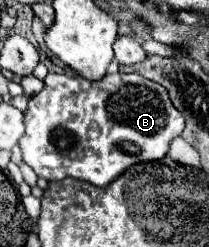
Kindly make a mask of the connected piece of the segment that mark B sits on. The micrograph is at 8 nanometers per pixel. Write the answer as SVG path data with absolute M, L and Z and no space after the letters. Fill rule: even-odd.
M49 72L45 76L45 88L29 98L25 126L27 130L19 140L19 146L23 152L23 162L29 164L37 176L49 182L75 178L105 188L133 164L163 160L171 140L183 132L185 120L183 114L171 104L169 94L161 84L135 72L113 72L101 80L83 80L81 76Z

